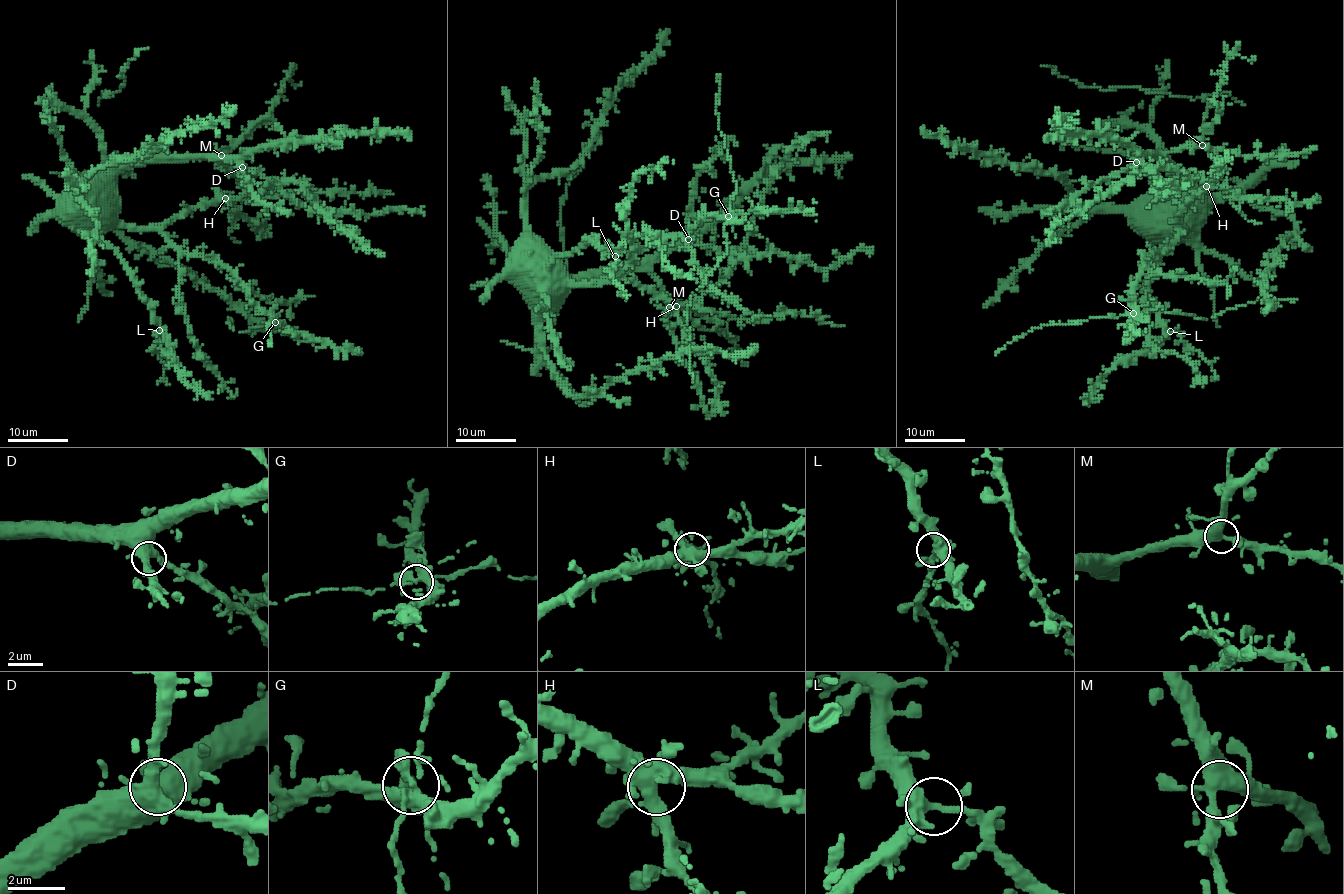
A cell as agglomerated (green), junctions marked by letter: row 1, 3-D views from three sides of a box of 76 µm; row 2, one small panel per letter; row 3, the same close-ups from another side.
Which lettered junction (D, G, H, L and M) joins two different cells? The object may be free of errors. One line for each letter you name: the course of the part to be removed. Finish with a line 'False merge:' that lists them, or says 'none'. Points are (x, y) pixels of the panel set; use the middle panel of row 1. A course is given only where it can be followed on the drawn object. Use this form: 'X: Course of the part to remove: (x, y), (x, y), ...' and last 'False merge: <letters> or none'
False merge: none

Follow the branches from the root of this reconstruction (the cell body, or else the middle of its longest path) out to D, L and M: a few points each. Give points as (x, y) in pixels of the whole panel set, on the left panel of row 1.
D: (77, 192), (107, 172), (154, 161), (231, 157), (242, 167)
L: (77, 192), (77, 200), (89, 213), (97, 235), (114, 250), (131, 275), (136, 290), (149, 305), (159, 330)
M: (77, 192), (104, 174), (127, 166), (221, 155)

